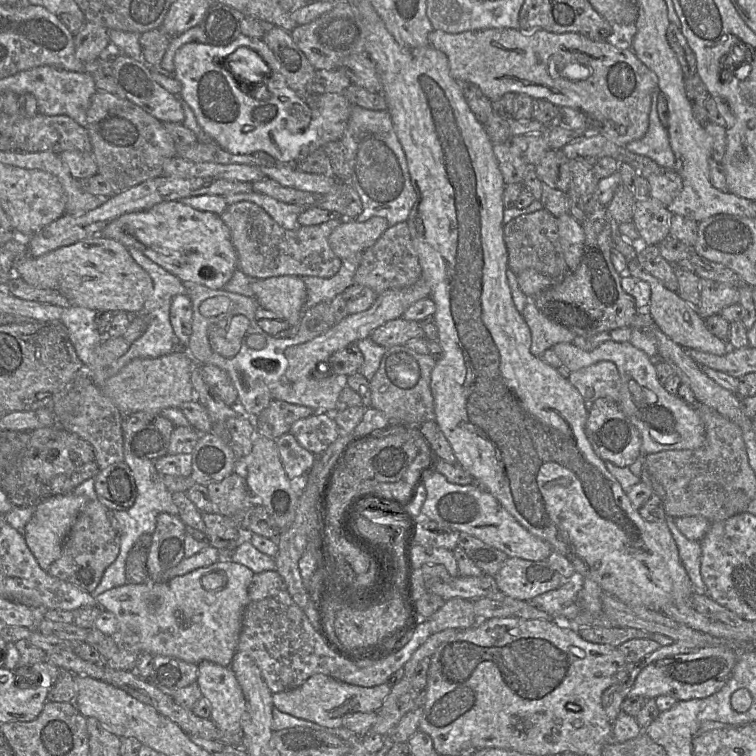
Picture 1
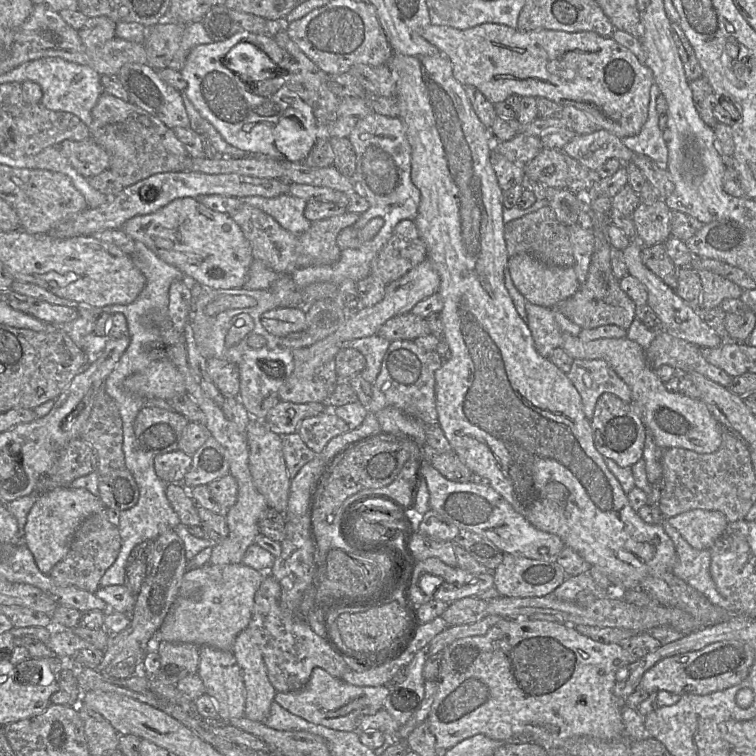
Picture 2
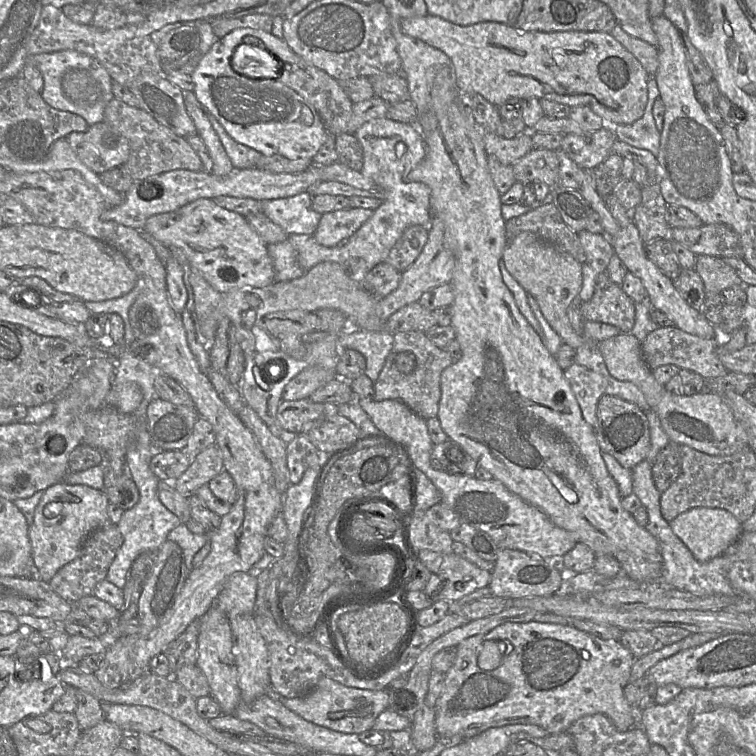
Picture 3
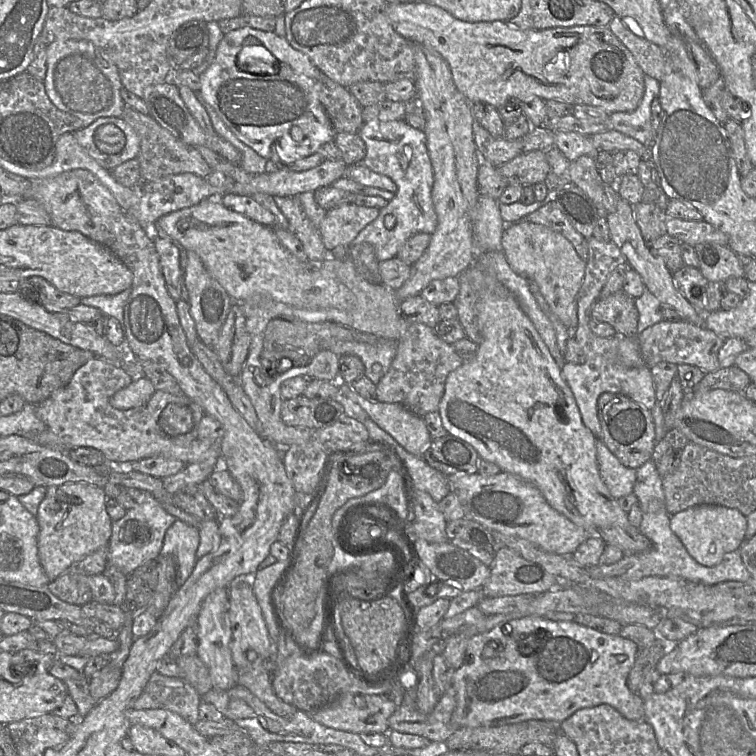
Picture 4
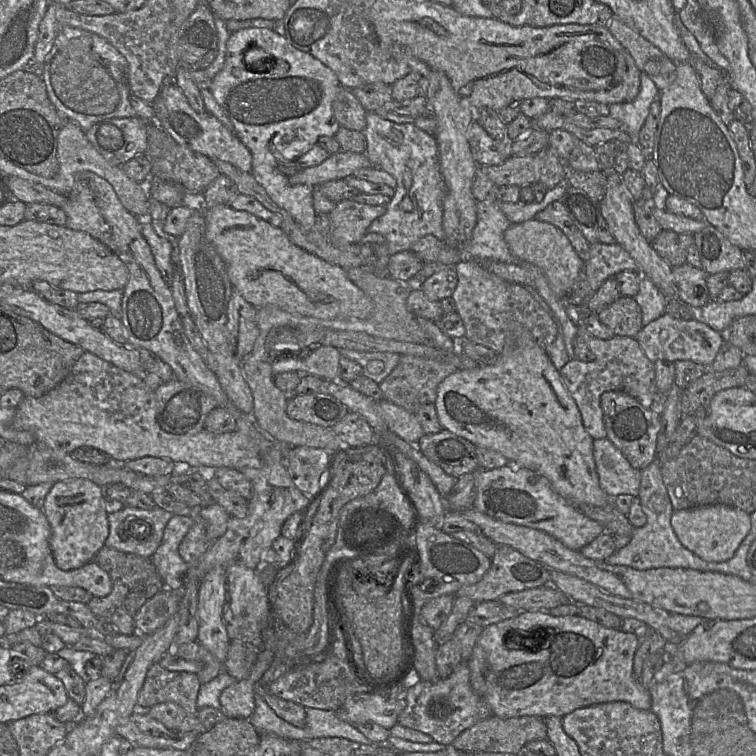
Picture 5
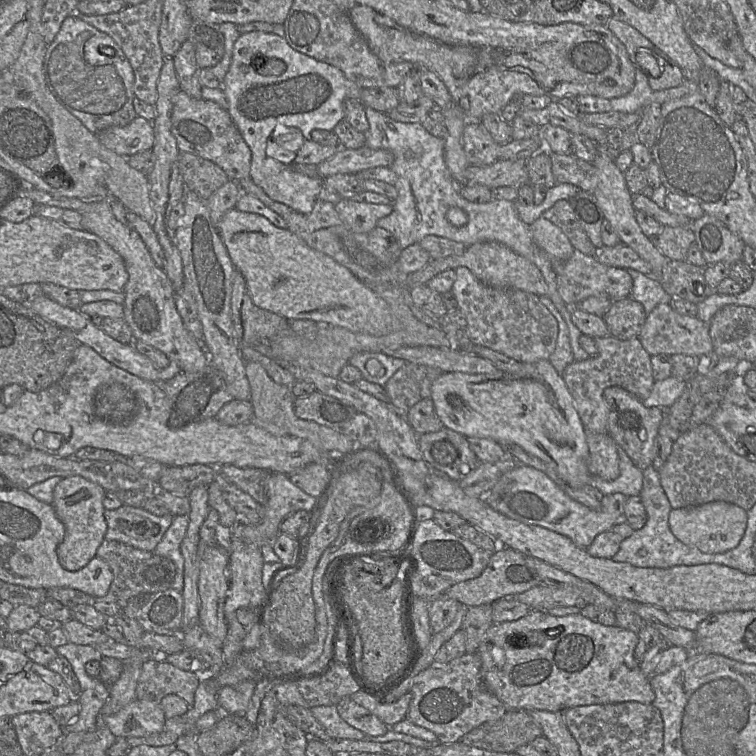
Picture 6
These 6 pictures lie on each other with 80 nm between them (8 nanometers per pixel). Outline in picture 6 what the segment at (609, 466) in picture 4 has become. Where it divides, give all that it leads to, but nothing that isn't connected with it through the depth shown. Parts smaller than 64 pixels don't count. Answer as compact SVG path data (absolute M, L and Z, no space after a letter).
M618 446L620 474L613 481L606 481L599 476L591 476L590 484L603 495L621 493L626 497L639 496L643 487L643 472L637 468L627 453Z

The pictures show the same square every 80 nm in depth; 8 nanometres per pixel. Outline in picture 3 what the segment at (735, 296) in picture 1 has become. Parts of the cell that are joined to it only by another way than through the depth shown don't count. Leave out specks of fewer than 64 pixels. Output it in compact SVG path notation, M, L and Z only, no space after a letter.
M698 255L695 270L703 280L705 295L719 294L730 287L743 284L736 271L719 257Z

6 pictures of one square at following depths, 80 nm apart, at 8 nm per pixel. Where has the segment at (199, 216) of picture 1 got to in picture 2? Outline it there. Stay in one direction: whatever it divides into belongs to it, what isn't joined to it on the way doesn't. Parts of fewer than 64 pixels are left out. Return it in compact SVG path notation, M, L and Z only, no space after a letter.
M186 197L186 198L175 199L154 213L148 214L148 215L135 216L127 220L124 223L123 227L121 227L121 229L127 235L132 237L135 241L138 241L144 244L162 261L179 269L184 274L185 278L188 278L189 283L190 281L195 281L203 286L208 286L213 289L243 288L245 281L247 279L248 270L250 268L250 265L254 261L250 244L247 241L247 239L245 238L241 228L232 219L231 215L211 210L194 198Z

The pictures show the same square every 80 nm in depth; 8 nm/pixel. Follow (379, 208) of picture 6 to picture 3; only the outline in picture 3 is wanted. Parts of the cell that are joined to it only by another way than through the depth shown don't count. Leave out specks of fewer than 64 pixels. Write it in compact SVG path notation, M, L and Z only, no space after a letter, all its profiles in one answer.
M348 207L322 214L313 237L322 246L338 246L351 237L373 212L371 209Z

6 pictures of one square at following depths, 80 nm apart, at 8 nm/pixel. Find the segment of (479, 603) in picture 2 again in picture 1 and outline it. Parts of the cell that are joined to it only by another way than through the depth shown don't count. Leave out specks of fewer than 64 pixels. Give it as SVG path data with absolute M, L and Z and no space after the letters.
M452 598L436 611L429 619L431 632L438 633L446 629L465 630L477 623L473 601Z

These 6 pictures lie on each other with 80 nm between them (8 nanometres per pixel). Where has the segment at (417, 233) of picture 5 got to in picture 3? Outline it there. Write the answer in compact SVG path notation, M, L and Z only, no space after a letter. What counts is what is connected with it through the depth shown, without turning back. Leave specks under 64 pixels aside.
M386 117L376 118L361 125L354 135L363 149L363 166L360 171L382 190L383 203L351 237L338 246L322 246L313 235L288 235L288 240L297 252L298 263L305 272L321 262L344 264L350 258L359 258L365 262L368 273L374 266L385 262L390 250L409 226L428 227L431 222L430 188L422 182L408 181L408 174L426 154L424 136L417 125Z

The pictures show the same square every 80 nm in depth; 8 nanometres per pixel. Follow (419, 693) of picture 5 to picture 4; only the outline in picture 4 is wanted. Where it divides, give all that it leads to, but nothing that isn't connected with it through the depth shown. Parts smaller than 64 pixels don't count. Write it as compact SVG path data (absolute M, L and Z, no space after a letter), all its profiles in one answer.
M451 685L441 695L434 710L424 714L417 707L416 688L406 689L402 703L388 719L389 728L423 736L431 742L446 741L455 732L452 720L455 705L455 692Z

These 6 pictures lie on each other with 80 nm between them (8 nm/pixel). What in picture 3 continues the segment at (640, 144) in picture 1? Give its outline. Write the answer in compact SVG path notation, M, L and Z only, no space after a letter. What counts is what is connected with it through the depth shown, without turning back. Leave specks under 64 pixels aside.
M649 77L647 82L648 99L643 116L627 125L611 126L617 139L639 149L657 155L660 146L660 131L656 128L653 117L653 105L659 97L659 89L655 78Z

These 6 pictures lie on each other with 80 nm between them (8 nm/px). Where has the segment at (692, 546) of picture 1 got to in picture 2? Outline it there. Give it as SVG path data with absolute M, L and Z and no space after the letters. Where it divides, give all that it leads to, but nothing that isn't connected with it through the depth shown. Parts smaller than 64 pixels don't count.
M663 518L661 525L675 547L676 561L671 569L672 573L703 594L713 605L736 614L734 605L720 595L712 580L710 550L691 547L667 519Z

